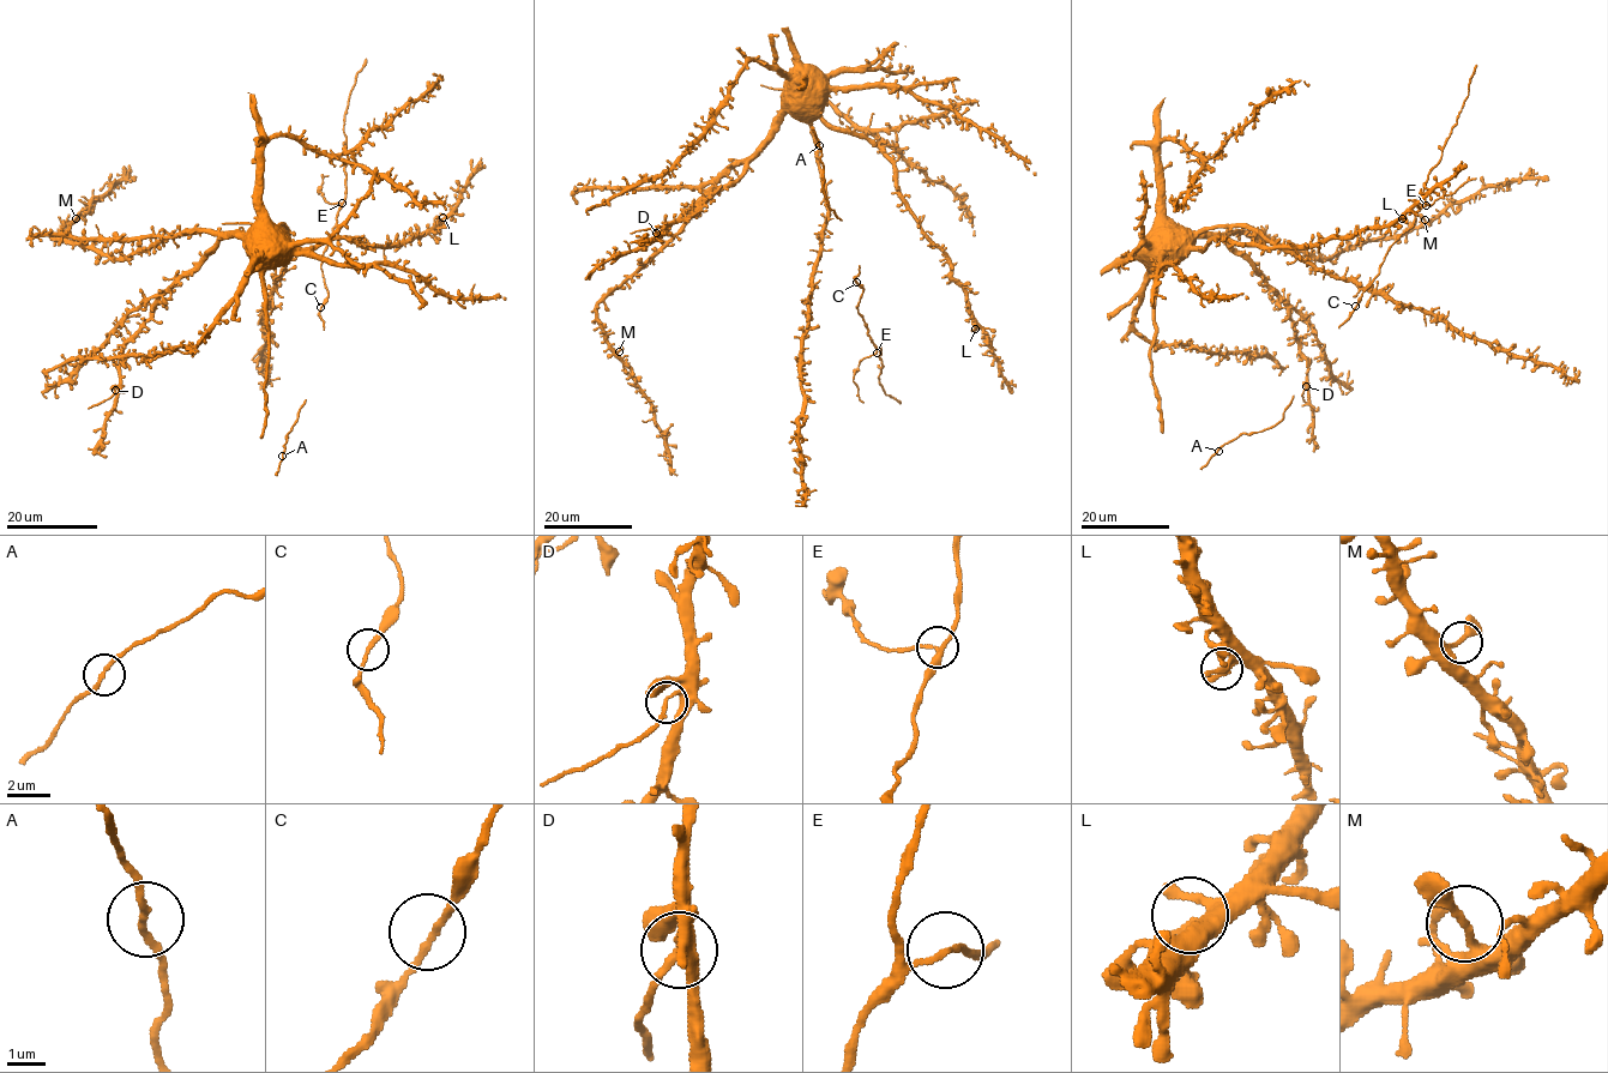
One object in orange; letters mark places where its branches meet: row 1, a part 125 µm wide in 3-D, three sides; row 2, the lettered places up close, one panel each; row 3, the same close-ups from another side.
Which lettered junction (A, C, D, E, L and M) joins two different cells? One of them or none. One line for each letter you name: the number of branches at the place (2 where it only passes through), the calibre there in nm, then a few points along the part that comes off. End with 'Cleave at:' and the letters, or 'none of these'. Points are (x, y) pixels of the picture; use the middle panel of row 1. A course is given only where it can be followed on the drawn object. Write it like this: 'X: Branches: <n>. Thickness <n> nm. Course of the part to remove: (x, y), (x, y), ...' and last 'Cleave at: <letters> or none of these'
D: Branches: 2. Thickness 170 nm. Course of the part to remove: (656, 234), (651, 229), (630, 234)
Cleave at: D

